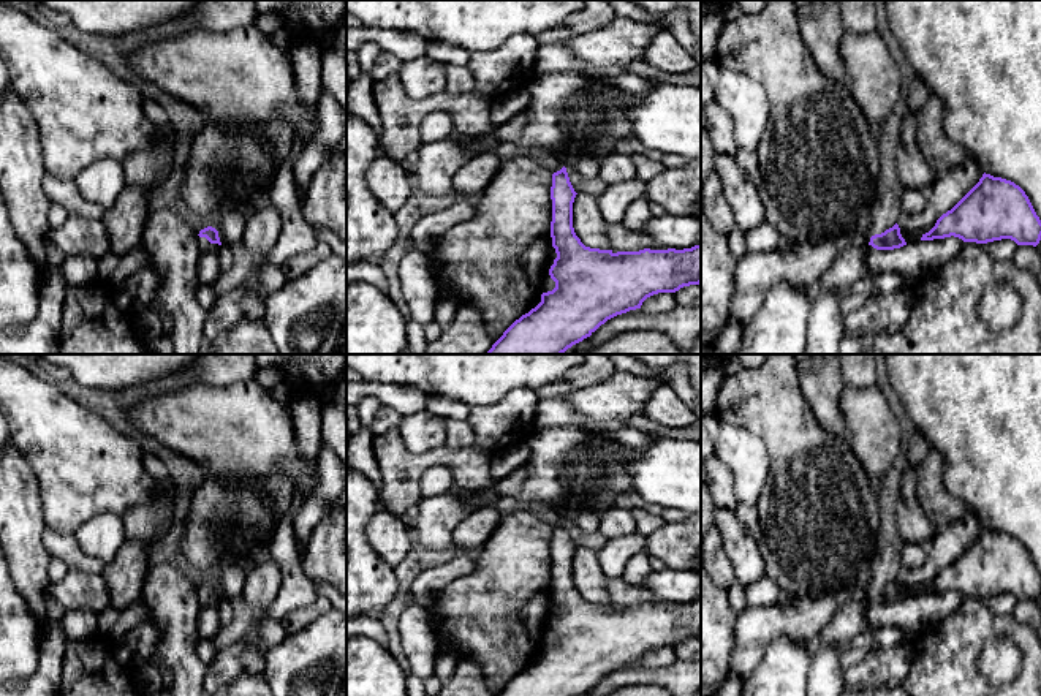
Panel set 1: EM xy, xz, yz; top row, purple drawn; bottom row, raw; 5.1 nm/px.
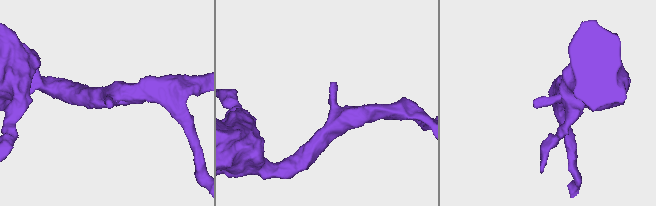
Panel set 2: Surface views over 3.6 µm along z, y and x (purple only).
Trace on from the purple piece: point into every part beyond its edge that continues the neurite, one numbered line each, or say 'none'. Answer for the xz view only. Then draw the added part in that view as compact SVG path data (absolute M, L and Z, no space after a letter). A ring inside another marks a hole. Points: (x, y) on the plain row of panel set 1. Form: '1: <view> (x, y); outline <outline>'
none

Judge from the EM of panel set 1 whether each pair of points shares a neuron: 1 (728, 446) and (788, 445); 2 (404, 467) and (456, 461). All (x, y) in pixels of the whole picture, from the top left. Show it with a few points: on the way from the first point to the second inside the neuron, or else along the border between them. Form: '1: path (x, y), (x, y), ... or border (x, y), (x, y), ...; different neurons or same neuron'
1: border (733, 424), (764, 443), (764, 483); different neurons
2: path (416, 464), (429, 459), (443, 459); same neuron

